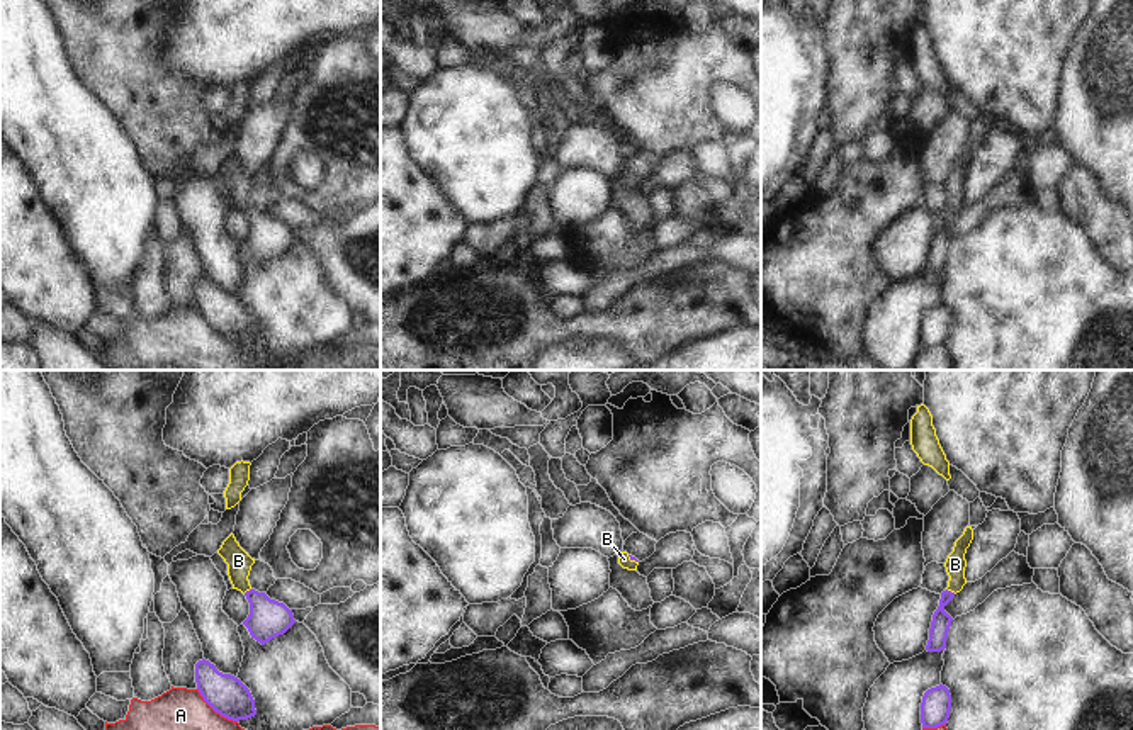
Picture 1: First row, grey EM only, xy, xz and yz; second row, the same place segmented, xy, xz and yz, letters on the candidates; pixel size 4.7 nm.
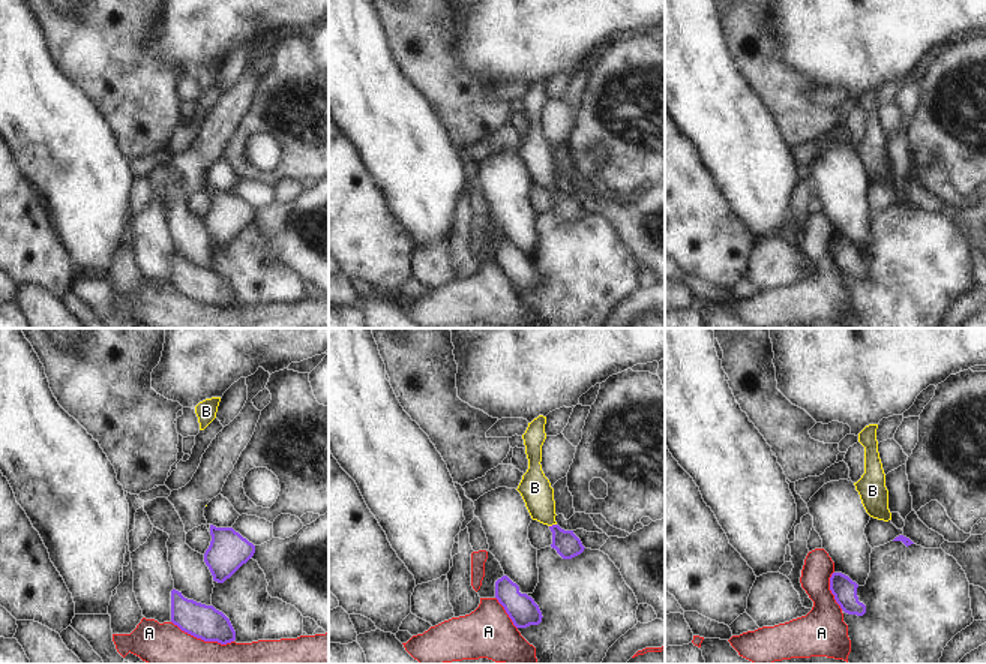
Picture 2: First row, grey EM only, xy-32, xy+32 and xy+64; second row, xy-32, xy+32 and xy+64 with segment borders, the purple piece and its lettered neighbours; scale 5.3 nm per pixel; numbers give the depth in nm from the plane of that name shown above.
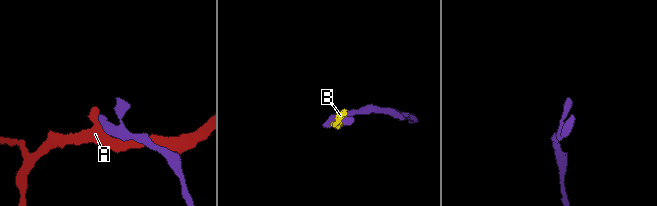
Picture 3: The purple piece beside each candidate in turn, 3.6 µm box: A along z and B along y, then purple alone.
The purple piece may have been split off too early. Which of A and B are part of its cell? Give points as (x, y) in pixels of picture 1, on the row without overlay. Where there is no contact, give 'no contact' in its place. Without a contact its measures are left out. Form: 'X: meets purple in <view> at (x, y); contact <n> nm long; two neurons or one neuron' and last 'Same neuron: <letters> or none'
A: meets purple in xy at (214, 330); contact 260 nm long; two neurons
B: meets purple in yz at (950, 211); contact 50 nm long; one neuron
Same neuron: B

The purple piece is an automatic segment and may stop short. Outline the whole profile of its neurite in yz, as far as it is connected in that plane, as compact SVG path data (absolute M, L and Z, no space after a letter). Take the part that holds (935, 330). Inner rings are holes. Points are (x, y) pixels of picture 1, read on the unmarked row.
M943 304L931 307L924 312L921 323L922 348L938 348L946 345L951 329L950 309Z

